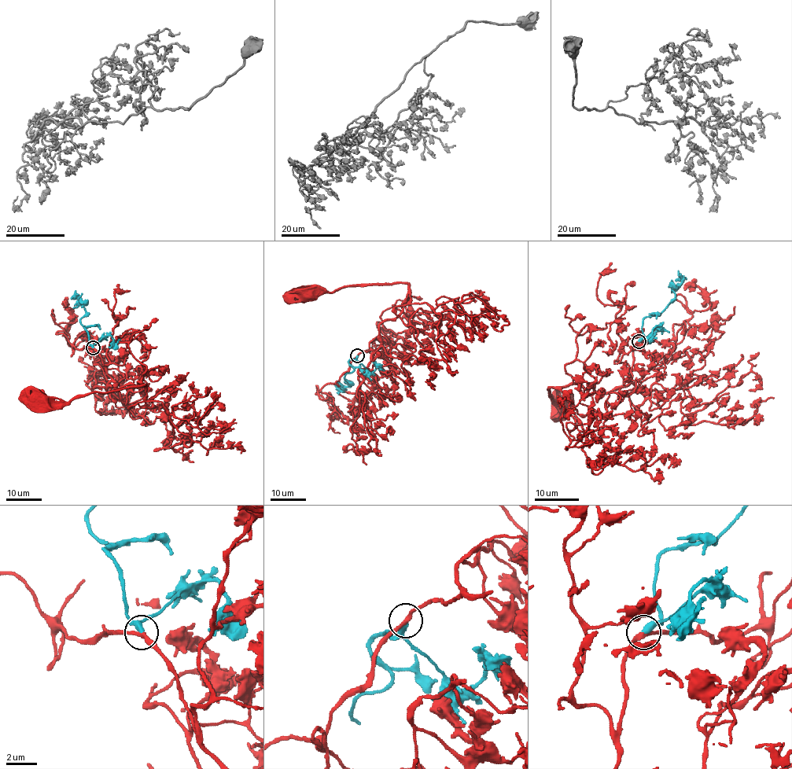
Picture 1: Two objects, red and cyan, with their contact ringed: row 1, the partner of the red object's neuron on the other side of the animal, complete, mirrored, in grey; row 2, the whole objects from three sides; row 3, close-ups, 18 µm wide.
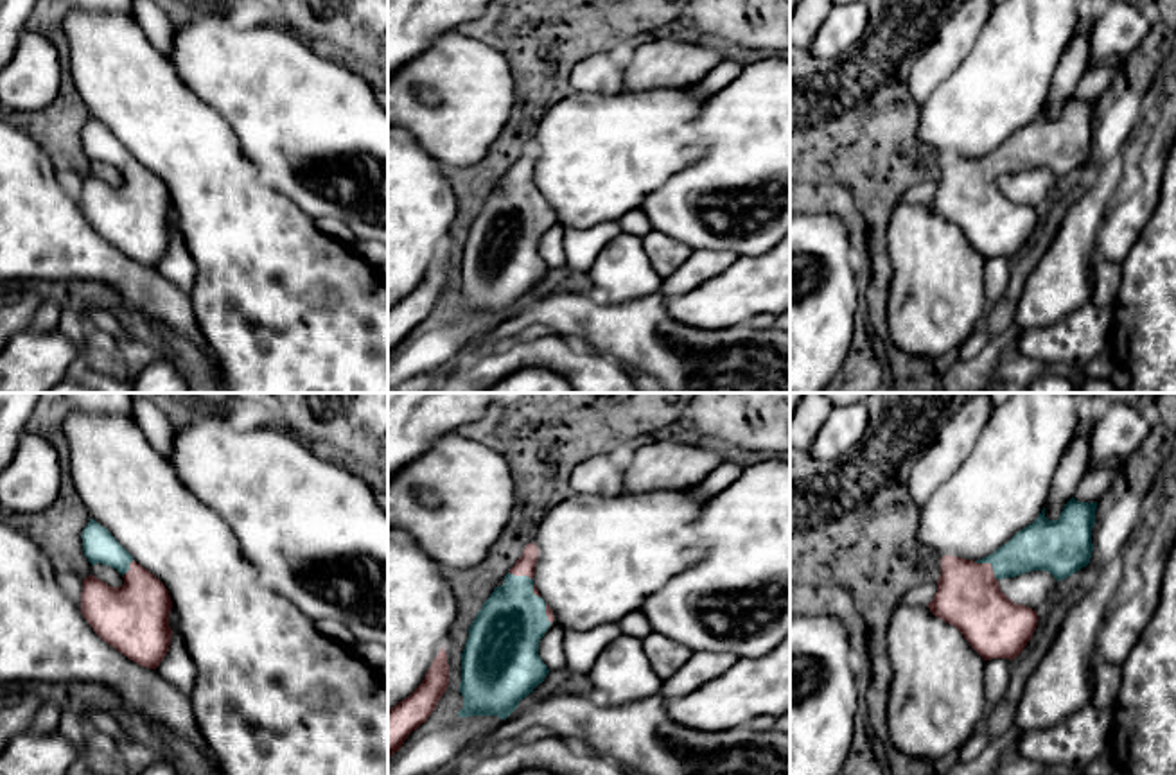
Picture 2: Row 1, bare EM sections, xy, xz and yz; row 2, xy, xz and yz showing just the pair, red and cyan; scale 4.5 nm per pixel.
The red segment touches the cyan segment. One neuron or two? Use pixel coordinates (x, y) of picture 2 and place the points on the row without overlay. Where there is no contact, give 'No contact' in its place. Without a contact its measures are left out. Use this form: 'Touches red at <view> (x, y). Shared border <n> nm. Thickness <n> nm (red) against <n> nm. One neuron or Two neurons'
Touches red at yz (990, 164). Shared border 130 nm. Thickness 300 nm (red) against 220 nm. One neuron

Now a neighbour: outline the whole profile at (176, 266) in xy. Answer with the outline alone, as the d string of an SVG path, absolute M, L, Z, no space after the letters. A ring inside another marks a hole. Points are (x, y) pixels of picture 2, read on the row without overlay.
M174 205L169 212L169 224L172 228L171 244L160 264L158 273L183 292L190 292L196 280L196 264L185 246L178 230L178 213Z

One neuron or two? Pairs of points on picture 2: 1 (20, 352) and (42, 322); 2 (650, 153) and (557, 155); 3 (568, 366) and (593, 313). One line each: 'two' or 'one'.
1: two
2: one
3: two

